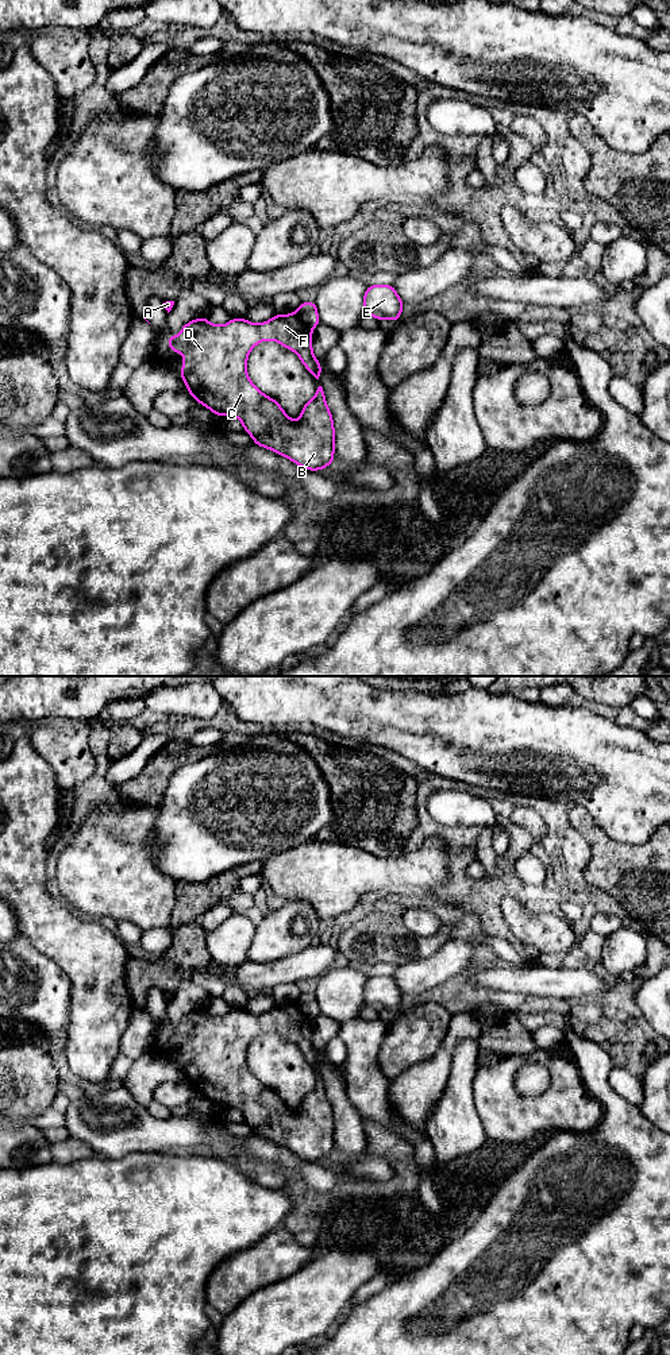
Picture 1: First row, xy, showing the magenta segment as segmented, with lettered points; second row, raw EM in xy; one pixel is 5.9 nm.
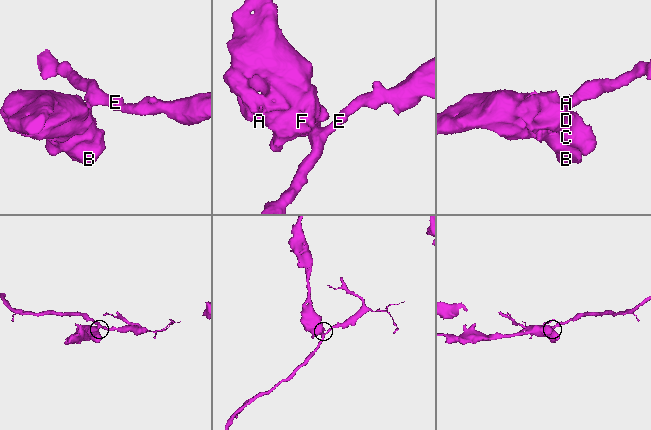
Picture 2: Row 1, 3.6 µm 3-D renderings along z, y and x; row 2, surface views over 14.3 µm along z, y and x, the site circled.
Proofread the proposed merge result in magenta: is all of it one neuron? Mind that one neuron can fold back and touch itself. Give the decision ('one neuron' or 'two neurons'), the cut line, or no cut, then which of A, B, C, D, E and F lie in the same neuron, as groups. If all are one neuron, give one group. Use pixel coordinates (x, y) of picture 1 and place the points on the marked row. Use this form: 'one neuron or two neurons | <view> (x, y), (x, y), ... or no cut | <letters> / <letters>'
two neurons | xy (296, 312), (311, 329) | A B C D F / E

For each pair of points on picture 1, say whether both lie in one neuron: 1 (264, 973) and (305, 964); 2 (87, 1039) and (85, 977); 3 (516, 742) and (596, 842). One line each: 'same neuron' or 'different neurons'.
1: same neuron
2: same neuron
3: different neurons

